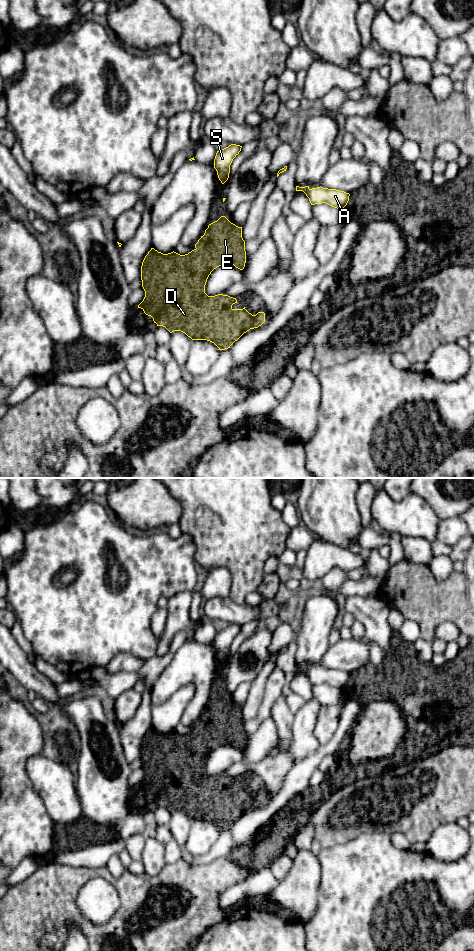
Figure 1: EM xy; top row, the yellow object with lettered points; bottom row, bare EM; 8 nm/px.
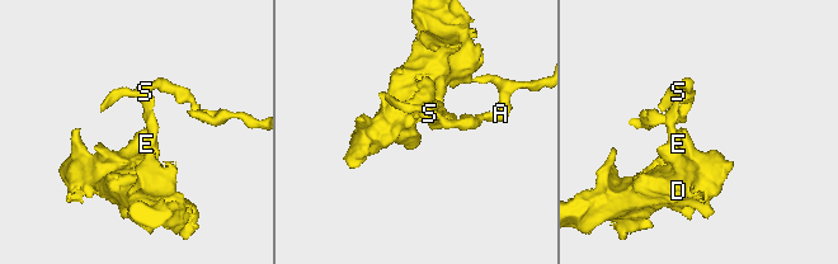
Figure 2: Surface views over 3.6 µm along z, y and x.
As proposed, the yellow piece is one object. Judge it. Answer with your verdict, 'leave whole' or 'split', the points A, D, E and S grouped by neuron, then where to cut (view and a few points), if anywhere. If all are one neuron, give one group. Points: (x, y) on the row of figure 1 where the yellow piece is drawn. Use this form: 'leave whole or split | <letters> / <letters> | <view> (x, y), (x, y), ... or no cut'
leave whole | A D E S | no cut

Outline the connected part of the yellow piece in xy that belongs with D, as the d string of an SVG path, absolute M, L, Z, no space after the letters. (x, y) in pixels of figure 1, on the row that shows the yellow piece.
M225 216L208 225L205 233L195 244L195 249L185 255L176 252L163 254L154 248L145 256L141 266L142 287L145 291L143 301L138 305L144 313L153 318L157 326L165 327L170 333L181 331L192 340L207 340L214 343L219 350L225 350L237 341L250 329L258 328L265 322L265 313L258 312L256 315L243 309L233 309L232 305L237 303L236 298L228 295L218 294L208 296L205 293L205 285L211 272L224 264L234 265L243 270L246 263L245 241L242 238L242 227L231 223Z

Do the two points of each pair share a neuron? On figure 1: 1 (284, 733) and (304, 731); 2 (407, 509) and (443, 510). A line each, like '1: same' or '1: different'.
1: different
2: different

